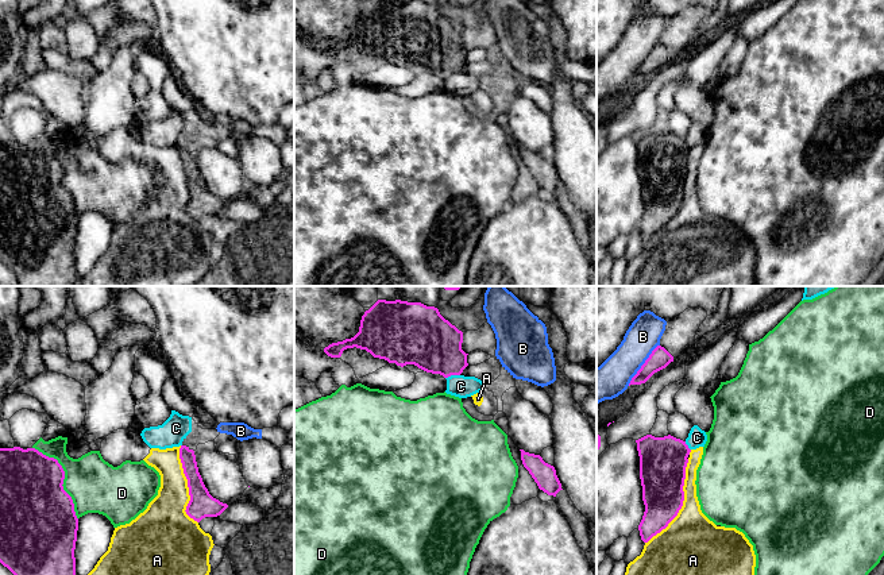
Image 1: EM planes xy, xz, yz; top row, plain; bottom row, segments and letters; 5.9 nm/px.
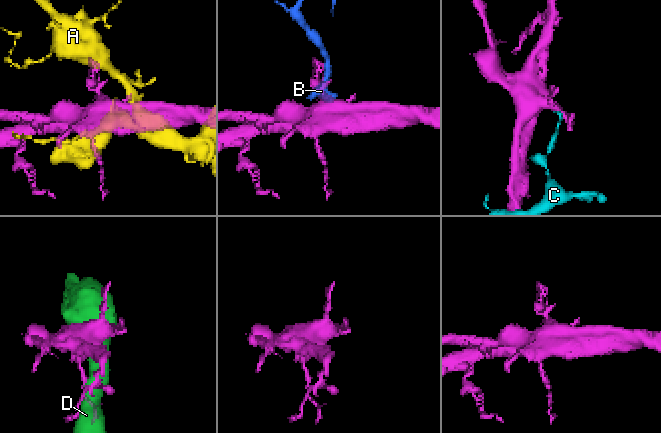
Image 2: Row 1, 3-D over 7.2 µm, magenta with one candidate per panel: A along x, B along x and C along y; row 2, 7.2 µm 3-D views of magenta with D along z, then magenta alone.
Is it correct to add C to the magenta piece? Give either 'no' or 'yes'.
no

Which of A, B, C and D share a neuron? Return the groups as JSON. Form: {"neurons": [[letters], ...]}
{"neurons": [["A"], ["B"], ["C"], ["D"]]}

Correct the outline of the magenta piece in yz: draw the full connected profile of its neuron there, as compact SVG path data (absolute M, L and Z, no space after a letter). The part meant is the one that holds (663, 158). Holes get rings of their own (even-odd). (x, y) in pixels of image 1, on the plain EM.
M646 132L638 138L640 177L645 209L638 223L648 240L678 213L684 198L684 177L691 147L686 139L671 132Z

